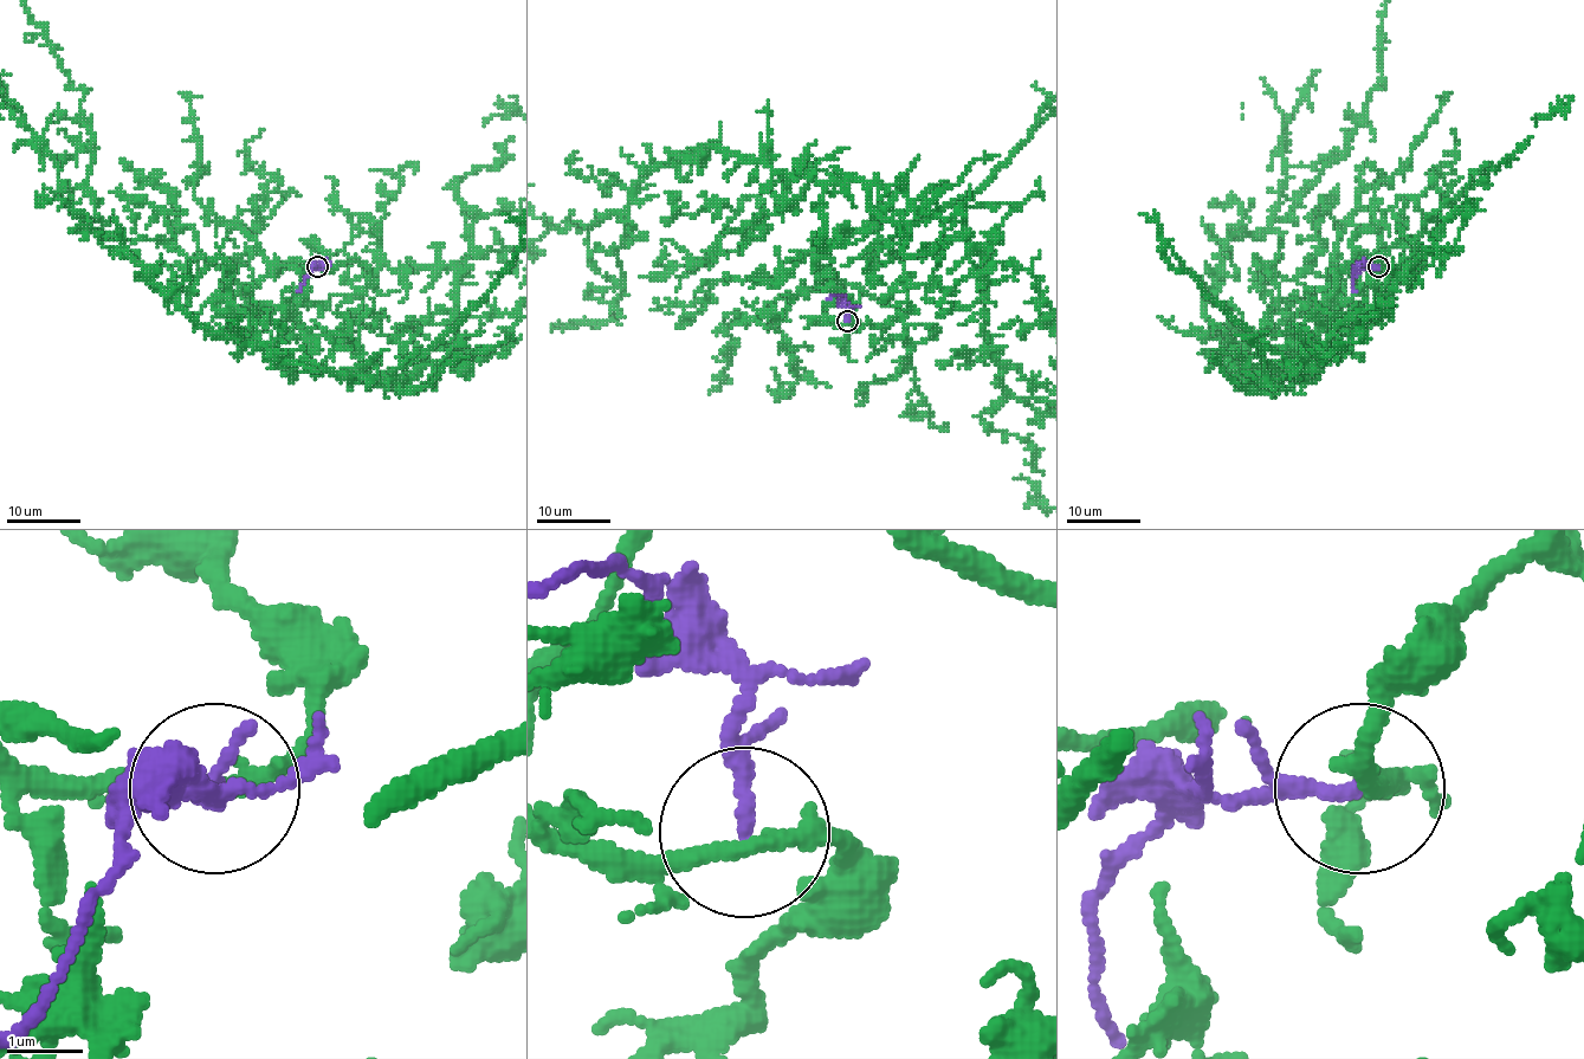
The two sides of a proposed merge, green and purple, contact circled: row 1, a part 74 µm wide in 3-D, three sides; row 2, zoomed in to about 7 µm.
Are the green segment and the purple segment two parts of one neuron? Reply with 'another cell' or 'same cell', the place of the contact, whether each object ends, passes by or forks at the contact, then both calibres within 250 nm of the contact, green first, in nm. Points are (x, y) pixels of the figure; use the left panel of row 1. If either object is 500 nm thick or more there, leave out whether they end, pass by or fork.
another cell | (317, 266) | green passes by | purple passes by | 240/140 nm

